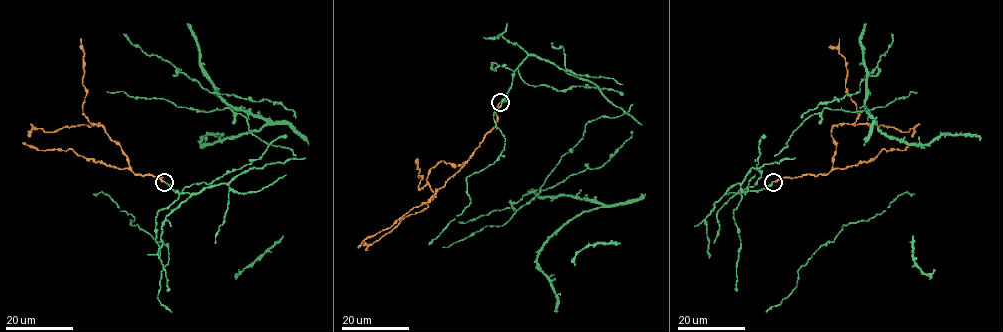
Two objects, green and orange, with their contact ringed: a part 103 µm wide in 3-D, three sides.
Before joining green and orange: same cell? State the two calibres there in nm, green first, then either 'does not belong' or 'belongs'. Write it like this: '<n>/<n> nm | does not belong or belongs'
200/190 nm | belongs

